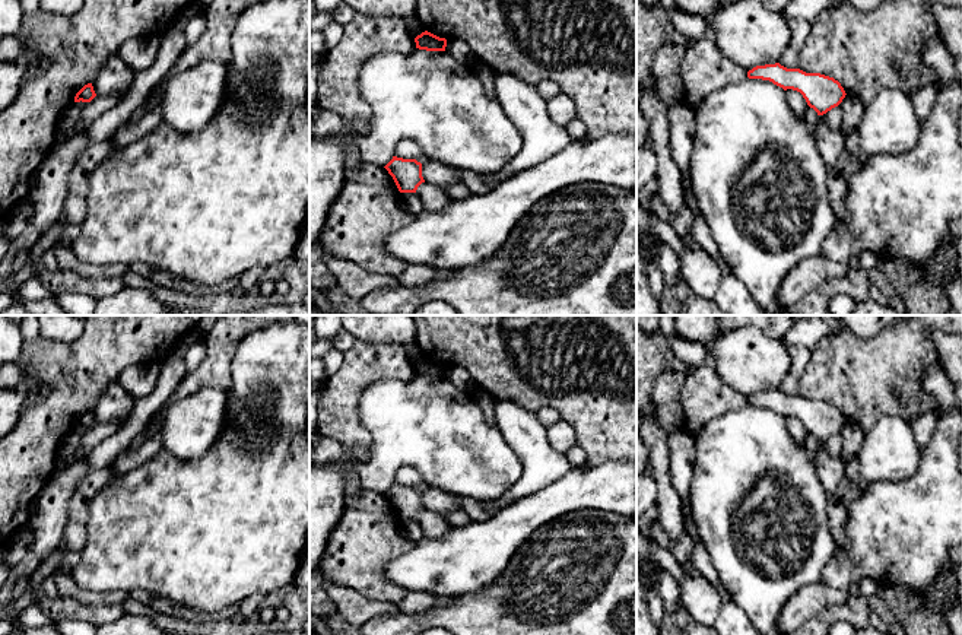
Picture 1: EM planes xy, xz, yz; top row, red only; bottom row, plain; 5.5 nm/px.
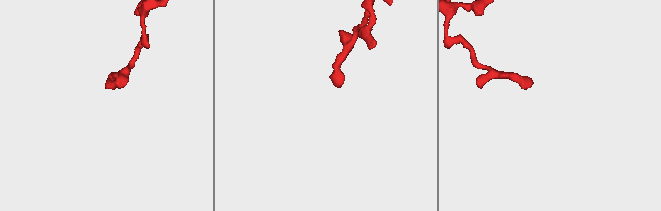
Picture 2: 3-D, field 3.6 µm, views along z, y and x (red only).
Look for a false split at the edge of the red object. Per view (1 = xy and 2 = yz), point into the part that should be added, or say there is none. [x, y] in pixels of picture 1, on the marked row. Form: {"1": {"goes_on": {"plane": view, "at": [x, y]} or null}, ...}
{"1": {"goes_on": null}, "2": {"goes_on": null}}

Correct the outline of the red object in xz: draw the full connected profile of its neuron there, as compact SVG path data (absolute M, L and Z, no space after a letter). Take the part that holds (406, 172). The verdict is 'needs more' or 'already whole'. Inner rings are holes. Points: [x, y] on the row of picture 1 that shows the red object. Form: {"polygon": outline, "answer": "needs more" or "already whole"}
{"polygon": "M393 156L384 168L393 177L400 193L416 193L417 187L425 182L422 163L416 159Z", "answer": "already whole"}

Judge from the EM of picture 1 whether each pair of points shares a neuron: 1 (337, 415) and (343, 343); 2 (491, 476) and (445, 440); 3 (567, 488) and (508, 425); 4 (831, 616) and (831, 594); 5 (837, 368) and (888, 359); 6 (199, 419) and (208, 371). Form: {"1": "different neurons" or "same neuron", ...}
{"1": "different neurons", "2": "same neuron", "3": "different neurons", "4": "different neurons", "5": "same neuron", "6": "different neurons"}

